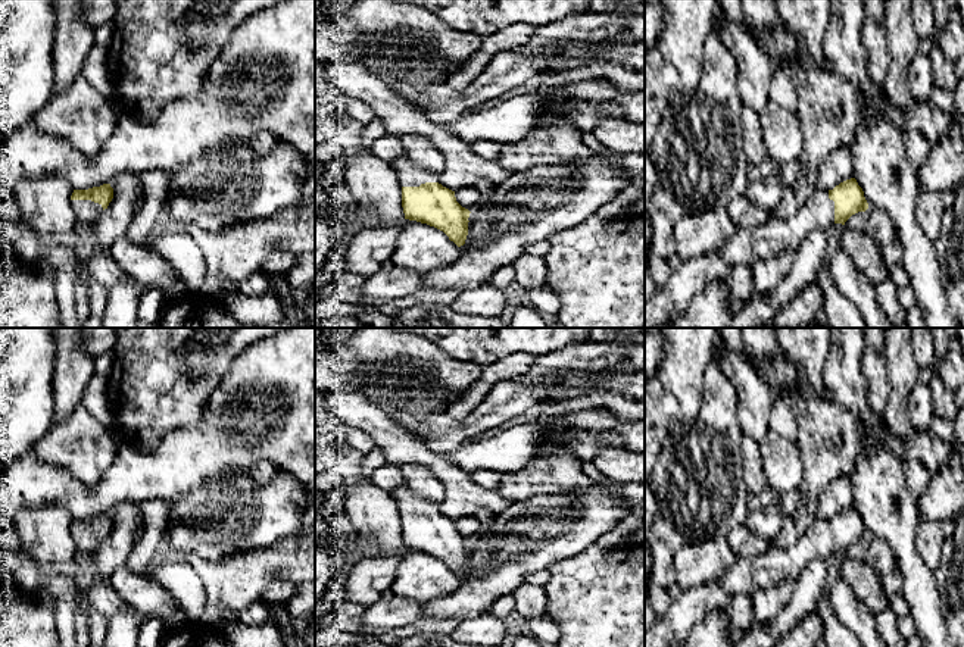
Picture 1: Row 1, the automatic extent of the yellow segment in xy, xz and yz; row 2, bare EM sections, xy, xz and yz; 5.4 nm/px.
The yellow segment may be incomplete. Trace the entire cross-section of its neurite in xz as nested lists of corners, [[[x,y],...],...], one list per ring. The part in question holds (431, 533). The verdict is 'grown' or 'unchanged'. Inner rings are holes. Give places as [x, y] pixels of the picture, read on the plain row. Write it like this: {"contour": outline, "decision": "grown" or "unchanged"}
{"contour": [[[406,488],[391,491],[402,515],[405,548],[443,560],[458,576],[468,565],[469,540],[462,537],[455,521],[437,510],[437,503]]], "decision": "grown"}

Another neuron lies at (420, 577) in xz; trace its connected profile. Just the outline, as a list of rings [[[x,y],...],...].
[[[405,548],[391,584],[391,593],[400,598],[425,604],[430,600],[456,591],[462,578],[449,566],[427,553]]]

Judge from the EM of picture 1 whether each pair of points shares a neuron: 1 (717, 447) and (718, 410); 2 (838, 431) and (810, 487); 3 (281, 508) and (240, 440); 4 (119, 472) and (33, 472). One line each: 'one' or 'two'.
1: one
2: one
3: two
4: one

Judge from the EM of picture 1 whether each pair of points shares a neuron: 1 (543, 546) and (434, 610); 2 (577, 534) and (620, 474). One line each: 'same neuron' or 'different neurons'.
1: same neuron
2: different neurons

